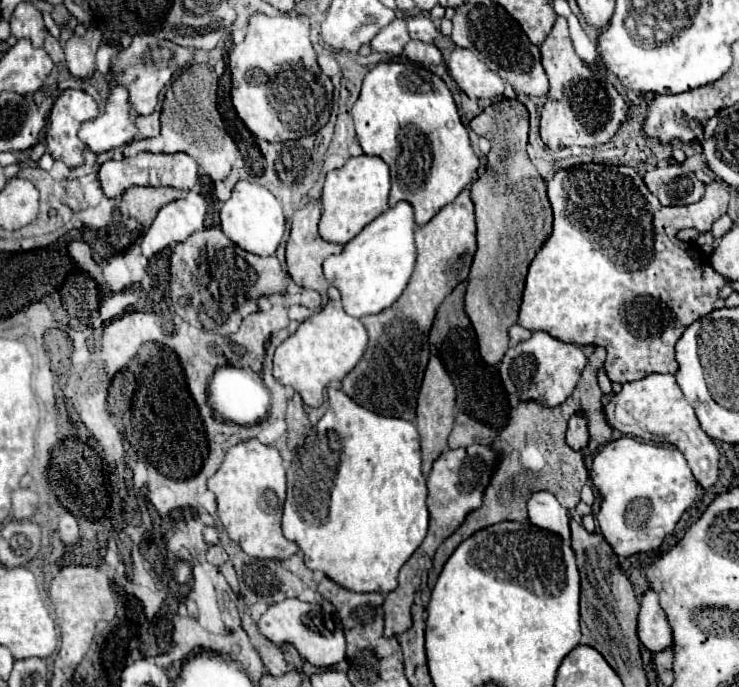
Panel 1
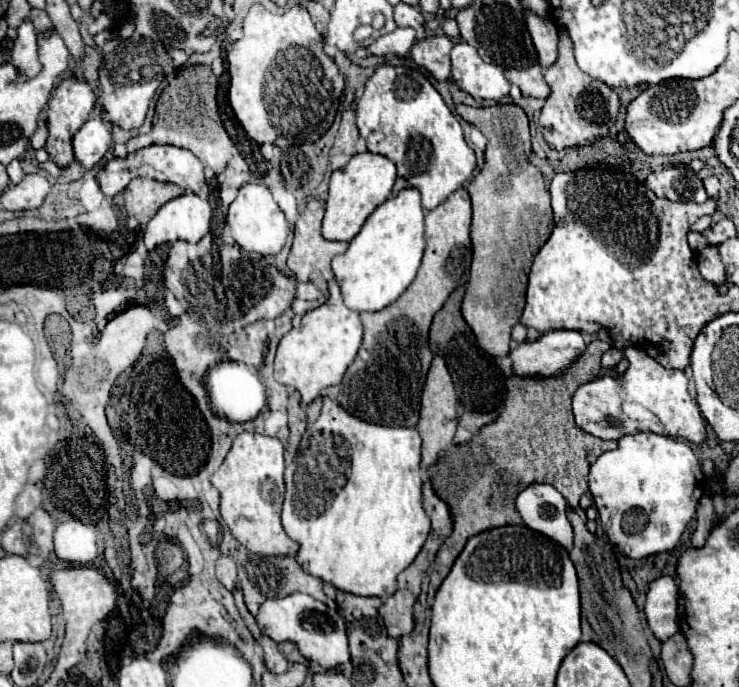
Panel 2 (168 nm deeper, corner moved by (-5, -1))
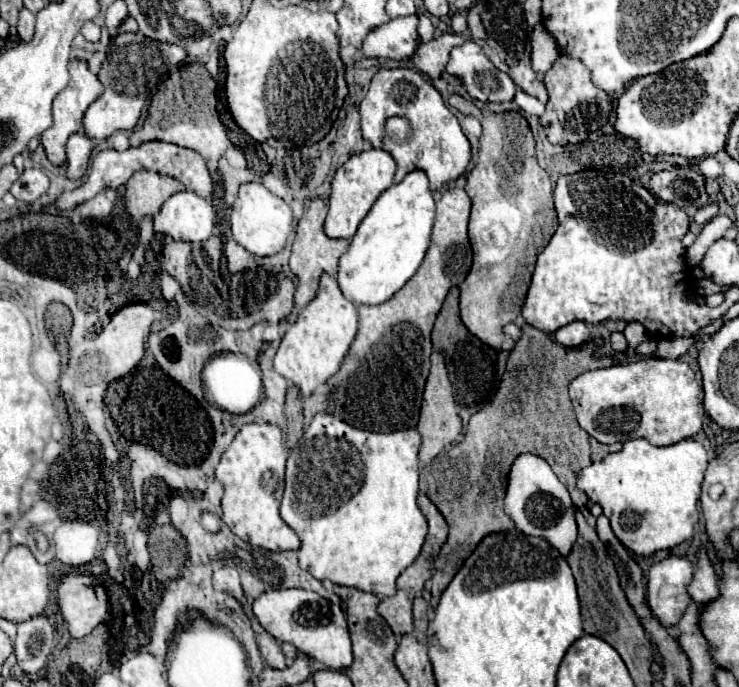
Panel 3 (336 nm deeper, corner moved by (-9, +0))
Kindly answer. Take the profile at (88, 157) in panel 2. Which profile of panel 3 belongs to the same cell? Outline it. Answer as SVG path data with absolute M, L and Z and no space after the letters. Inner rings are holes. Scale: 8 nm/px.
M76 132L68 138L66 154L68 154L68 178L70 180L82 178L86 174L88 162L92 156L92 148L94 148L92 138L88 138L82 132Z

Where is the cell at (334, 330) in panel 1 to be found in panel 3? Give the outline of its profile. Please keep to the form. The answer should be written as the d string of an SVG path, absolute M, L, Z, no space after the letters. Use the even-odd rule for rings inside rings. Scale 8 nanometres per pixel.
M322 274L318 296L300 312L298 320L286 330L276 352L276 372L292 380L302 396L310 396L320 384L326 384L342 366L358 332L358 310L344 298L336 276Z

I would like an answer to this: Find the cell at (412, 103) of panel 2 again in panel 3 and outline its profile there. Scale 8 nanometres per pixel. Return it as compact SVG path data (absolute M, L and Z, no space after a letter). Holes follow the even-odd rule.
M380 68L370 84L366 98L360 102L360 116L362 116L362 136L374 148L386 150L394 156L398 170L394 182L400 184L404 174L412 170L424 170L430 180L430 190L436 192L446 184L454 182L462 176L470 164L470 142L464 136L458 118L446 108L440 92L416 70L410 68L396 68L386 70ZM388 116L402 116L408 118L412 134L406 142L394 142L386 136L384 124Z

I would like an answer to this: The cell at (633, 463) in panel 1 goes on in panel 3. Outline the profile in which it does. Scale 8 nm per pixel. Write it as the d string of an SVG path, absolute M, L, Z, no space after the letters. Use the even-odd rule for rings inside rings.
M646 438L624 442L620 452L612 452L600 462L584 468L578 476L578 488L586 492L592 502L598 502L616 538L638 556L652 556L658 550L672 550L684 540L692 538L694 526L698 522L698 498L700 484L706 472L706 450L700 442L686 438L670 446L654 446Z

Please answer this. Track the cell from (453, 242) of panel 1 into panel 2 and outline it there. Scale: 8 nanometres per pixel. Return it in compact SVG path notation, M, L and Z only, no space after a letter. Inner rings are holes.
M456 189L444 203L428 211L426 249L416 279L410 283L404 295L396 299L396 303L374 313L360 313L364 325L364 341L354 363L348 367L342 379L340 393L336 397L336 403L350 415L376 425L416 427L420 415L422 385L434 357L428 347L428 329L434 313L442 309L444 301L456 287L456 283L450 279L452 263L456 271L462 273L462 283L466 283L470 277L470 219L472 209L466 189Z

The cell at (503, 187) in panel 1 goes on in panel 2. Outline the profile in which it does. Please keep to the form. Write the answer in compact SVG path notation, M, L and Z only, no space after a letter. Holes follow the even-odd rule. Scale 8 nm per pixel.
M456 105L456 113L476 125L484 137L488 139L486 143L486 153L484 153L484 167L480 169L480 173L470 181L468 185L468 193L470 193L470 199L472 199L472 225L470 225L470 237L472 237L472 267L470 267L470 281L468 281L468 287L466 287L466 295L464 295L464 301L462 301L462 315L464 315L464 321L470 325L470 329L474 331L476 339L478 339L478 345L490 353L492 357L504 357L508 355L510 351L510 331L512 327L520 321L520 315L522 315L522 309L524 309L524 301L526 301L526 285L528 285L528 271L530 271L530 265L532 265L532 259L534 259L534 253L532 253L532 247L530 245L544 245L552 233L552 227L554 227L554 221L552 221L552 207L550 207L550 193L546 191L546 185L544 185L544 179L542 179L542 173L538 167L534 167L528 157L524 155L526 153L526 147L530 147L530 131L528 131L528 117L526 113L522 111L522 107L518 105L494 105L494 107L468 107L468 105Z

